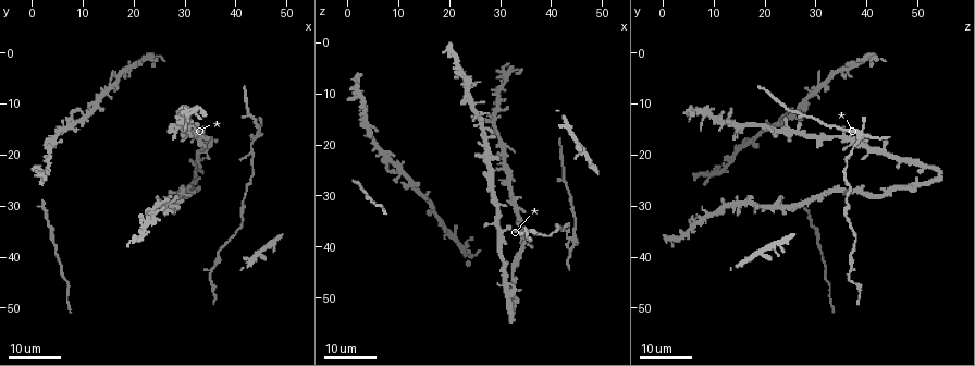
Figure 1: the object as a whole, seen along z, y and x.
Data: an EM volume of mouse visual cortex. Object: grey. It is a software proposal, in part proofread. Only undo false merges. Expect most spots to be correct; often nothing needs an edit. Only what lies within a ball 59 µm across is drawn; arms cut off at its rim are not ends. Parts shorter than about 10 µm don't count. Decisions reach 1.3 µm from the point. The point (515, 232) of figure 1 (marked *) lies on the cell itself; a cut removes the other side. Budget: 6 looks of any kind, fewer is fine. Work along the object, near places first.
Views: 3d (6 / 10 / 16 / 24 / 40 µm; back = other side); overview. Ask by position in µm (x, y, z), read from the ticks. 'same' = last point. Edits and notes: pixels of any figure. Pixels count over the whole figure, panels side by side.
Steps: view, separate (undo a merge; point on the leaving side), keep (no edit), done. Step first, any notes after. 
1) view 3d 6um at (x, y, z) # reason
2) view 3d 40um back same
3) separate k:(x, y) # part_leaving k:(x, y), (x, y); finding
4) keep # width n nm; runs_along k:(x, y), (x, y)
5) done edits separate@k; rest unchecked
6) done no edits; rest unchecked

view 3d 16um at (43.5, 19.5, 37.5) # two arms in line, one across

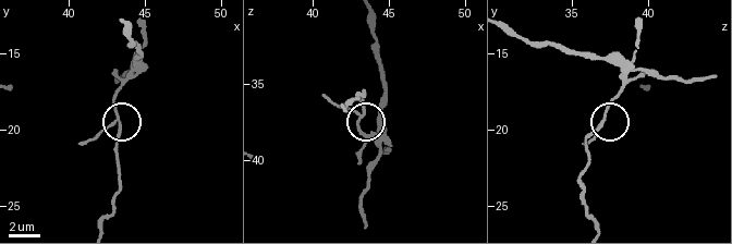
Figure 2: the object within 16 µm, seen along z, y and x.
view 3d 6um at (43.2, 19.4, 37.0) # closer look

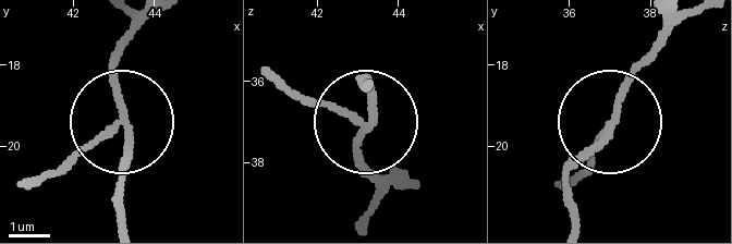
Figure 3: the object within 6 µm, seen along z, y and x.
keep # width 140 nm; one cell here

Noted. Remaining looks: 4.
view 3d 24um at (36.0, 42.0, 37.0) # calibre changes

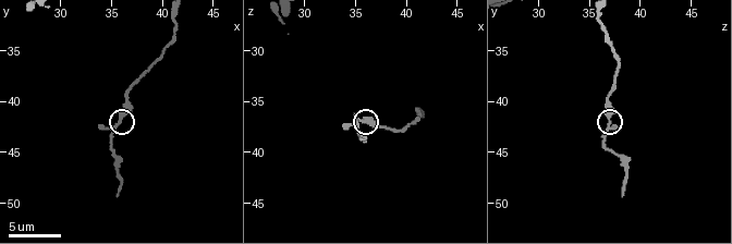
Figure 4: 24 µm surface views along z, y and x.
view 3d 6um at (35.8, 42.0, 37.0)

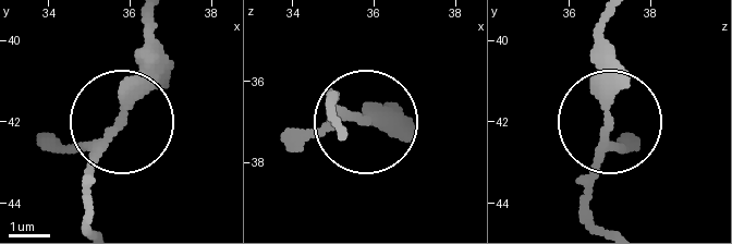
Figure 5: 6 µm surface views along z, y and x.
keep # runs_along 5:(155, 22), (150, 84), (99, 157), (85, 206); all the same cell

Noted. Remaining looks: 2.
done no edits; rest unchecked

